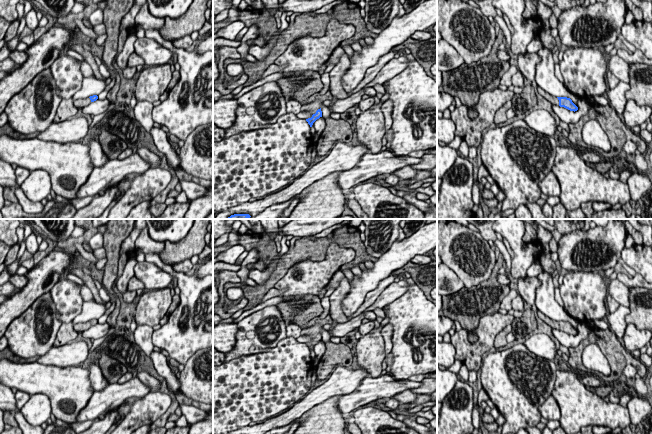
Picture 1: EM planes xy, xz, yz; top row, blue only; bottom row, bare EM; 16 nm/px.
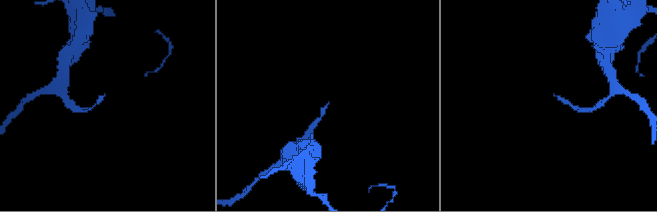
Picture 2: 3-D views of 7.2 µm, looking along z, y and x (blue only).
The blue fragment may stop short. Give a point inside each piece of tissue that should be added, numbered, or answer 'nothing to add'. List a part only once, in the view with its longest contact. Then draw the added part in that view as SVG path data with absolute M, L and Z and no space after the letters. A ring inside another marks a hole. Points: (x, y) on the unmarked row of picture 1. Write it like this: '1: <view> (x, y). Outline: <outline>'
1: xz (312, 331). Outline: M316 323L311 327L305 328L301 330L301 336L310 336L312 339L316 337L318 333L323 330L323 325L320 323Z

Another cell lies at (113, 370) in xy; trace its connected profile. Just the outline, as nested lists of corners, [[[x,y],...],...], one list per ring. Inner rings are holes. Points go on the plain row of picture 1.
[[[101,354],[100,359],[97,361],[104,377],[110,384],[118,382],[118,380],[128,372],[127,368],[114,358],[107,354]]]

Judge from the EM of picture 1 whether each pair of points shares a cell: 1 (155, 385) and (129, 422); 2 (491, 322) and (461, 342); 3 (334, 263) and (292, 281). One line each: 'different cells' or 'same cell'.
1: different cells
2: same cell
3: same cell

